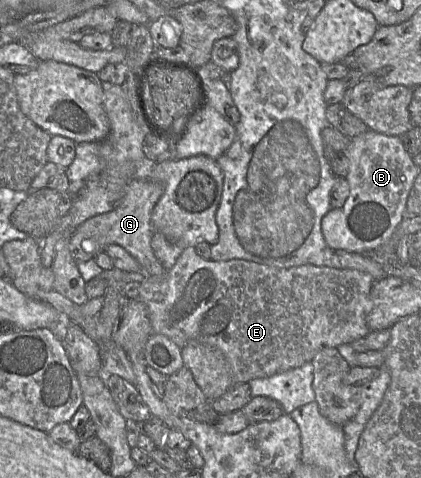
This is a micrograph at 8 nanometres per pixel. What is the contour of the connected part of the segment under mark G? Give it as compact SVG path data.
M133 179L129 182L125 196L118 206L110 212L93 216L83 222L70 237L70 253L76 264L94 259L99 253L116 244L123 247L141 266L147 276L160 276L165 268L156 258L151 247L153 229L151 214L154 206L164 193L164 185L149 179Z

